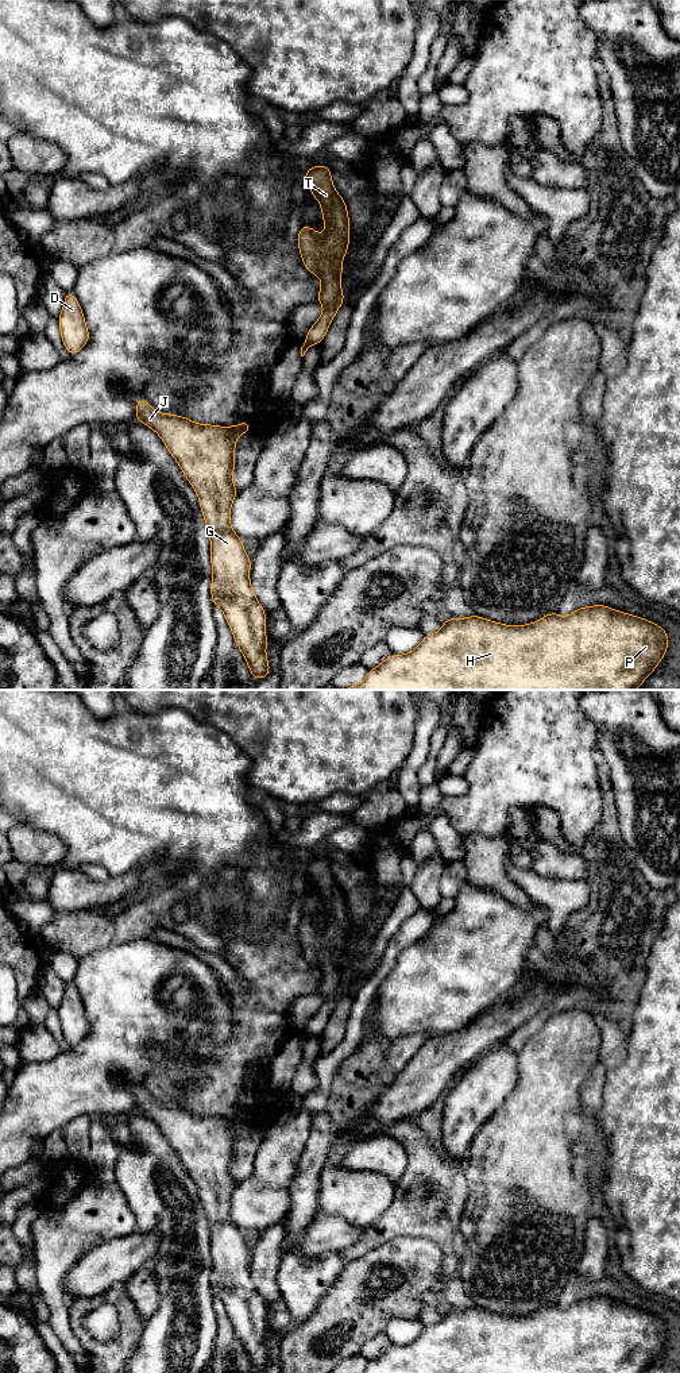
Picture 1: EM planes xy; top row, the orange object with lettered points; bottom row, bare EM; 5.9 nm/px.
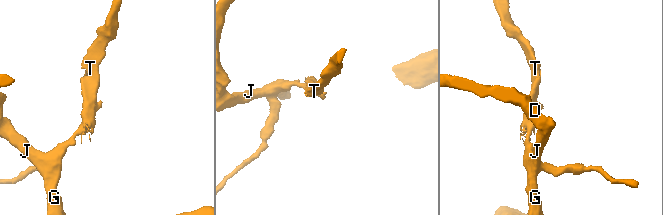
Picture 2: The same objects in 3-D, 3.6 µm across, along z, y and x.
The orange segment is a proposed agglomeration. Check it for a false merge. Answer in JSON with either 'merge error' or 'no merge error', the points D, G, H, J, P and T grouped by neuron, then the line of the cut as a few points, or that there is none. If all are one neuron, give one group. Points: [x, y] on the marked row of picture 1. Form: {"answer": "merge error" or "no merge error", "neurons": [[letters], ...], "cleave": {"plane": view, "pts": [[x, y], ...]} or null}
{"answer": "merge error", "neurons": [["D", "G", "H", "J", "P"], ["T"]], "cleave": {"plane": "xy", "pts": [[342, 292], [336, 304], [332, 308], [324, 309]]}}

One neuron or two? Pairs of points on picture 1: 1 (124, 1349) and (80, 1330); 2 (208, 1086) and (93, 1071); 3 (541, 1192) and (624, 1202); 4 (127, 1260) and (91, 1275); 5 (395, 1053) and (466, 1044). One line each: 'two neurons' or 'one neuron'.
1: one neuron
2: two neurons
3: two neurons
4: one neuron
5: two neurons

